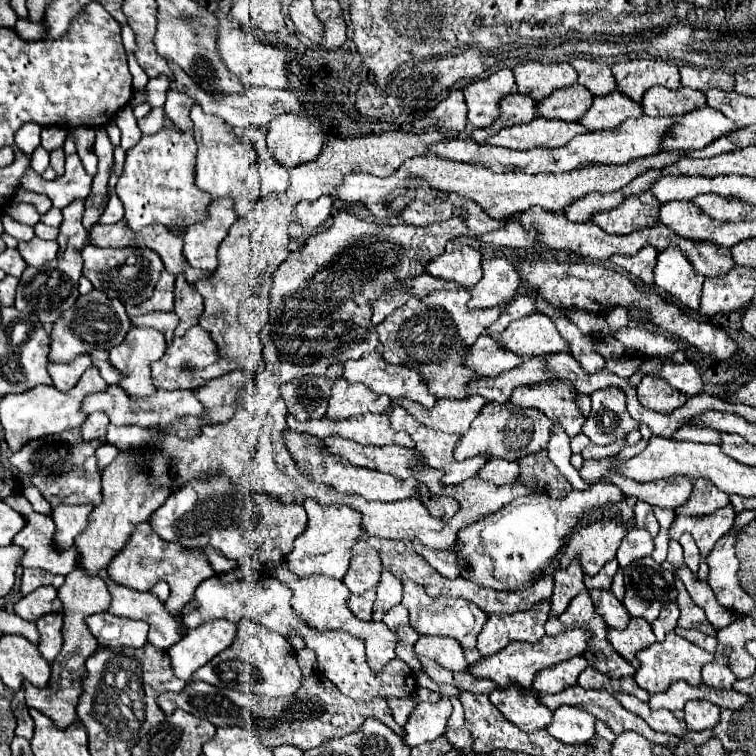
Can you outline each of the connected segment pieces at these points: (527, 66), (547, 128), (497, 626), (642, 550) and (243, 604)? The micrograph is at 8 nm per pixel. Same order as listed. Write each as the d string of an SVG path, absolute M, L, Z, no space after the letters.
M528 61L514 67L512 71L516 77L516 91L530 95L534 101L542 101L554 91L570 87L572 83L576 83L578 77L574 67L568 63L542 65L536 61Z
M534 119L526 125L506 127L500 133L492 135L486 143L488 145L500 145L514 151L528 151L536 147L562 147L572 137L586 133L586 129L580 123L566 123L566 121L554 121L554 119Z
M536 603L530 611L512 615L490 615L484 629L478 635L478 651L482 655L494 655L510 641L536 643L544 635L544 623L548 619L550 603Z
M630 527L628 533L624 535L616 559L620 563L620 567L626 567L628 563L632 563L634 559L642 559L646 555L652 555L654 551L654 543L652 543L652 535L644 529L638 527Z
M241 565L232 569L230 573L214 575L210 579L202 581L196 587L194 597L180 611L182 623L192 629L192 627L198 627L202 623L206 623L210 619L218 619L218 617L224 617L232 623L238 623L240 619L248 618L276 633L282 633L284 637L290 635L294 631L294 611L290 607L292 591L273 577L259 574L261 573Z

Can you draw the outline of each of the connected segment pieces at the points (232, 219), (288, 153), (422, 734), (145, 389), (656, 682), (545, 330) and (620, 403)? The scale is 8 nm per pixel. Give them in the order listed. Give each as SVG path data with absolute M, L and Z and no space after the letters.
M232 199L212 201L208 207L208 219L188 225L180 233L184 239L182 253L190 267L198 267L202 271L214 271L214 267L218 267L218 245L238 219L232 203Z
M280 115L268 125L266 143L280 165L298 167L316 159L322 151L322 125L298 115Z
M442 697L440 703L434 705L418 701L418 707L414 707L410 719L404 725L402 741L408 747L414 747L442 735L442 731L446 729L446 721L450 717L450 707L452 705L446 697Z
M132 327L126 335L126 339L118 345L110 349L110 365L120 371L124 377L120 379L120 387L132 397L132 399L142 399L142 397L150 397L154 395L158 389L152 383L152 375L150 375L150 363L156 361L166 349L164 343L164 335L160 335L158 331L150 329L150 327Z
M668 633L664 643L654 643L654 645L650 645L638 653L640 667L634 675L634 679L636 679L638 687L648 691L650 695L666 691L666 687L670 687L670 683L676 683L676 681L700 685L700 671L712 659L714 659L714 653L708 653L708 651L692 645L690 641L678 637L676 633Z
M532 313L524 319L512 321L498 339L500 347L516 355L544 355L568 351L566 341L560 337L554 321L548 315Z
M604 387L592 395L592 411L586 419L582 433L596 445L610 445L622 441L630 431L640 425L626 409L626 393L620 387Z

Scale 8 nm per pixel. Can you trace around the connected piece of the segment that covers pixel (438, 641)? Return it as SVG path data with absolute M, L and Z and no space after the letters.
M420 637L414 645L414 651L418 655L434 659L448 671L466 671L468 667L462 645L450 637Z

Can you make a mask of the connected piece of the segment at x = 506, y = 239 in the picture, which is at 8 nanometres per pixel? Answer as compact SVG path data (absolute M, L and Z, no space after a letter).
M506 223L504 229L486 233L486 235L482 235L480 239L486 241L486 243L500 245L500 247L512 247L512 249L518 249L518 247L530 247L530 245L534 243L534 233L522 231L520 223Z

